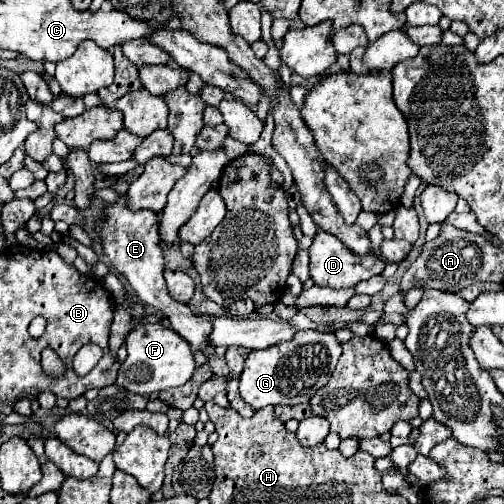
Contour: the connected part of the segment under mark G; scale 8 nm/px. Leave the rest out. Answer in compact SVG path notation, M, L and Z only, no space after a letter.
M300 331L292 341L268 347L264 351L252 351L244 363L240 375L240 395L254 409L266 405L298 405L308 403L318 389L322 389L340 359L342 347L332 333Z

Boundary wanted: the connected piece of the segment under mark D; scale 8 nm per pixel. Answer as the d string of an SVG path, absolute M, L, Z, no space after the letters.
M318 229L318 235L314 237L314 243L310 247L310 275L314 285L330 287L330 289L342 289L342 287L354 287L360 281L366 281L374 275L380 275L384 271L386 263L378 255L356 255L352 253L344 243L340 243L338 237Z

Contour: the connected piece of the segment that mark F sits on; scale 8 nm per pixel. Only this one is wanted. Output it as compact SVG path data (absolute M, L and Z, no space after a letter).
M160 323L138 325L128 335L126 347L128 347L128 357L118 371L116 383L138 395L150 395L170 387L180 387L192 377L196 369L190 345L174 329L166 329Z

